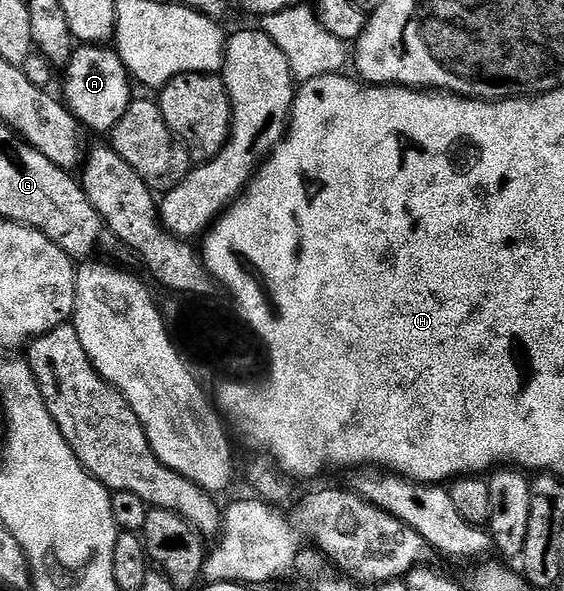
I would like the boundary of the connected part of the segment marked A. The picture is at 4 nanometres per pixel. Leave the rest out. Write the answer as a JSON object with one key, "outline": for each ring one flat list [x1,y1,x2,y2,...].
{"outline":[[108,45,77,46,63,71,64,95,62,94,62,99,71,111,73,119,77,124,84,126,85,123,92,131,111,132,126,113,128,104,134,99,130,72,120,59,118,52]]}

